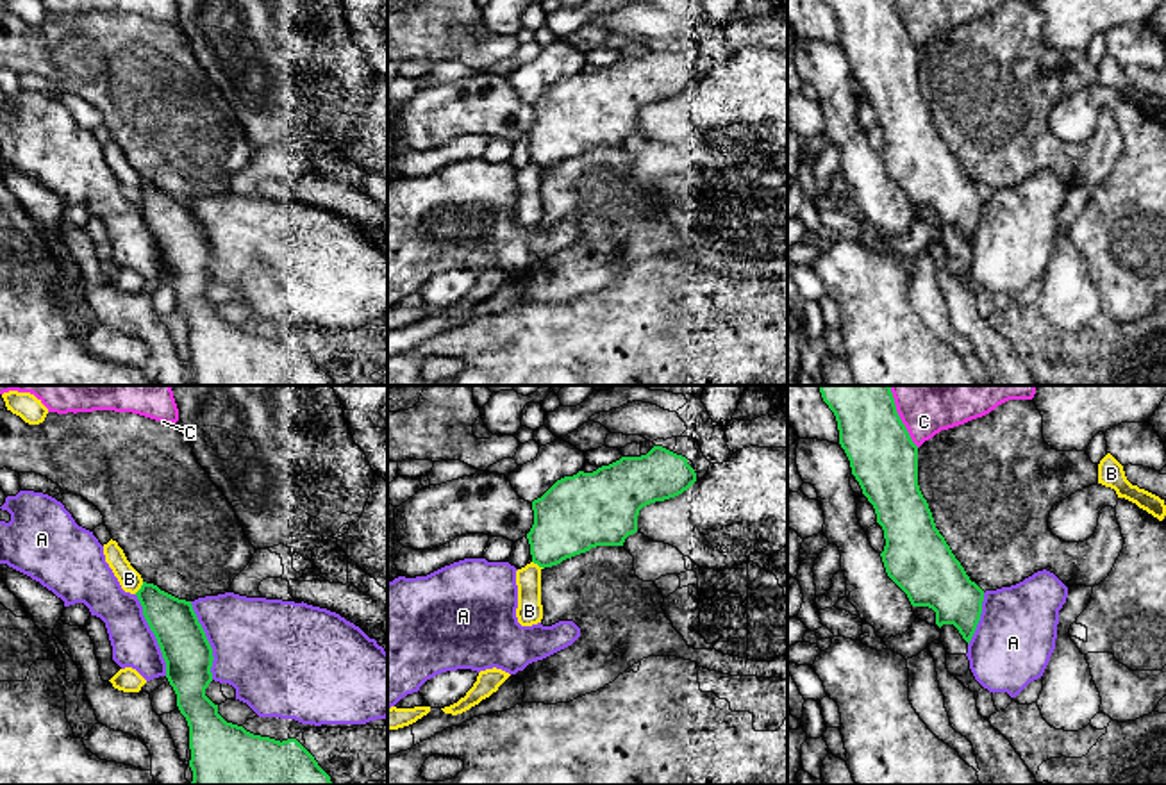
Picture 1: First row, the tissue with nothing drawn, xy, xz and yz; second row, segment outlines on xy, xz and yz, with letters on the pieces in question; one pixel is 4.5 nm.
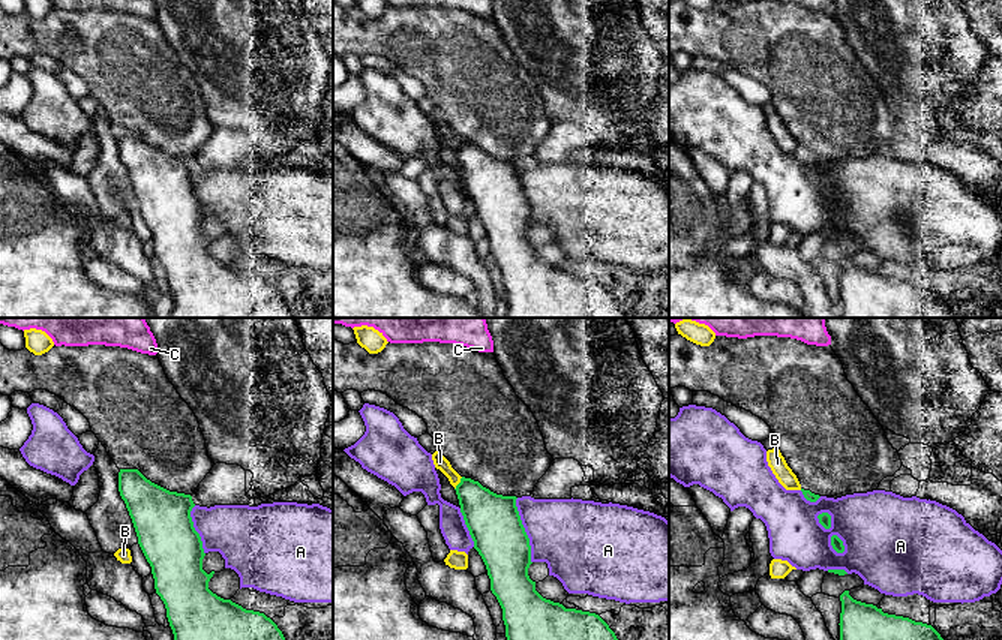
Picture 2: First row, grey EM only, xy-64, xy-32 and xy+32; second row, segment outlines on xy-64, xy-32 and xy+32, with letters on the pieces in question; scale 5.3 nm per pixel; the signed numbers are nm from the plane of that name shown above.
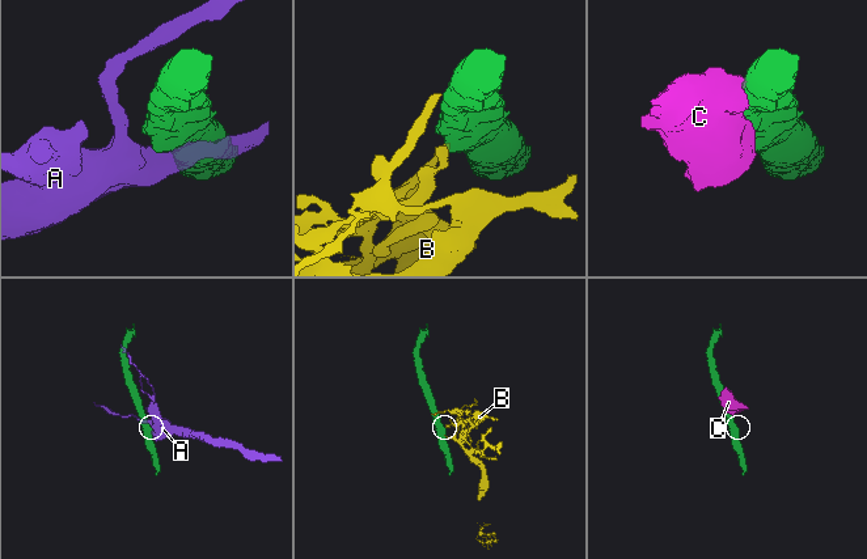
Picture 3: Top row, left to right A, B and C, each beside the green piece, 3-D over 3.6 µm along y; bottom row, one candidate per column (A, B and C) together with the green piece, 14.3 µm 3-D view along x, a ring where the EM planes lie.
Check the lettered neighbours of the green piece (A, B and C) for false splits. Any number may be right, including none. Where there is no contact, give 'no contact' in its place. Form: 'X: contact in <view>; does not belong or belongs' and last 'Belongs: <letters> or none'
A: contact in xy; does not belong
B: contact in xy; does not belong
C: contact in yz; does not belong
Belongs: none

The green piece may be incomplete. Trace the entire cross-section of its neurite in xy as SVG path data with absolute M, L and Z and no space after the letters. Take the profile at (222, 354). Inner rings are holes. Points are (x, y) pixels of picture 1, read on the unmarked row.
M146 182L136 196L166 262L166 278L177 294L177 307L189 326L191 385L332 385L330 376L296 339L280 343L254 335L218 314L218 305L205 296L212 282L212 248L191 202L179 200Z

